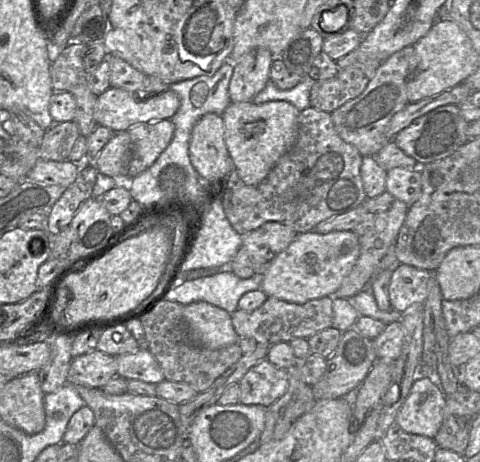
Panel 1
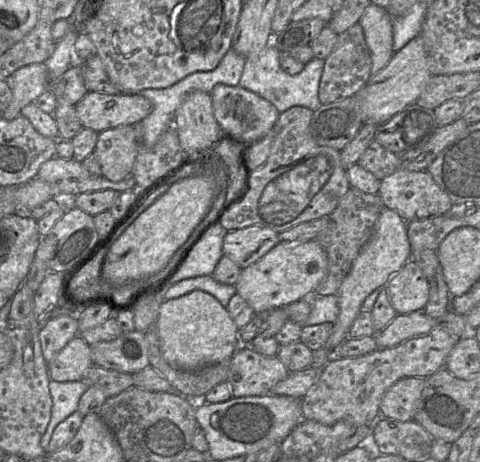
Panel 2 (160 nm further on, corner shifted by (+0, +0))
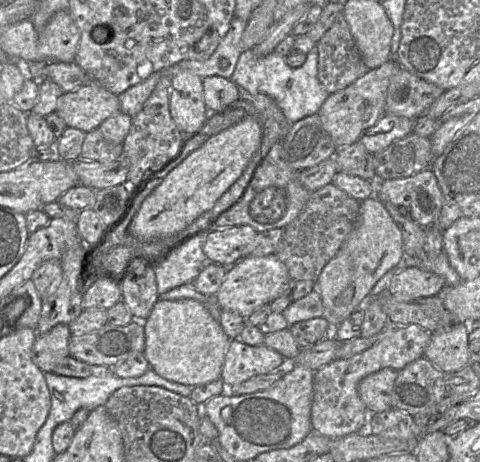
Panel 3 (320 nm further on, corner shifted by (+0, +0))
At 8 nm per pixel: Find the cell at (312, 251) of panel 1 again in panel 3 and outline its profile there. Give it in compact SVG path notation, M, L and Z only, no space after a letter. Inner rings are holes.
M276 254L260 257L248 255L228 267L225 279L215 296L222 309L231 310L247 319L258 307L270 304L281 295L290 281L287 267Z

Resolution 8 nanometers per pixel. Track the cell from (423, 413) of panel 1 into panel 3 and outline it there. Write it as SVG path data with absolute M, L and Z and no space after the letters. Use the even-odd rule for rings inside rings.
M383 368L361 380L359 395L368 409L382 412L392 407L392 390L398 370Z

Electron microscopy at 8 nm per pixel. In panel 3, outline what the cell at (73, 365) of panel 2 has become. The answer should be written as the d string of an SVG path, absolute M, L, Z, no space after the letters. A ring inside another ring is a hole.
M59 323L50 331L38 334L31 352L31 358L43 373L52 372L54 367L69 356L71 332L66 324Z

